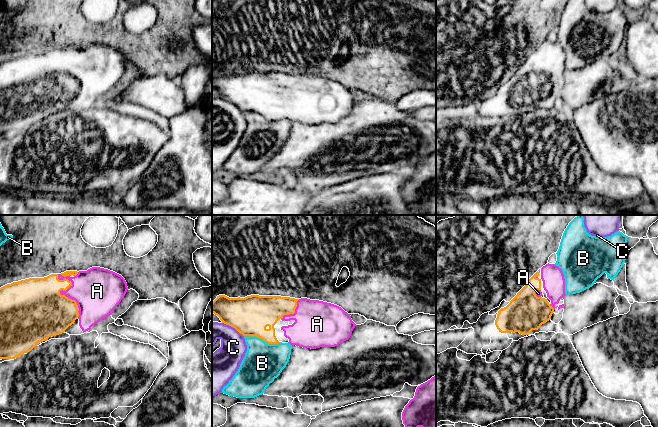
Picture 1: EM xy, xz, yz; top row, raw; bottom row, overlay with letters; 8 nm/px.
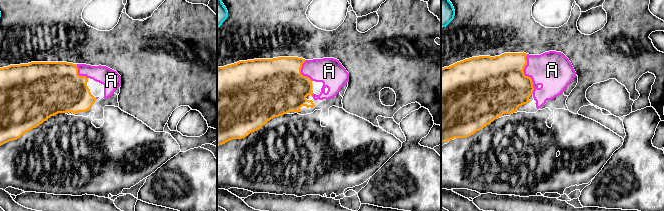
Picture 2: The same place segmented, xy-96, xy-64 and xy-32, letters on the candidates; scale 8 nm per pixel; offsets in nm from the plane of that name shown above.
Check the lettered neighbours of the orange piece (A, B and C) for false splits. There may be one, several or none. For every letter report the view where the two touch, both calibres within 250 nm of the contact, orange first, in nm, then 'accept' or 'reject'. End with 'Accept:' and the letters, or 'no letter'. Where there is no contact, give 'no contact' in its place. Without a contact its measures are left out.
A: meets orange in xy; 500 nm thick on the orange side, 300 nm on the other; accept
B: meets orange in xz; 320 nm thick on the orange side, 320 nm on the other; reject
C: meets orange in xz; 320 nm thick on the orange side, 220 nm on the other; reject
Accept: A

